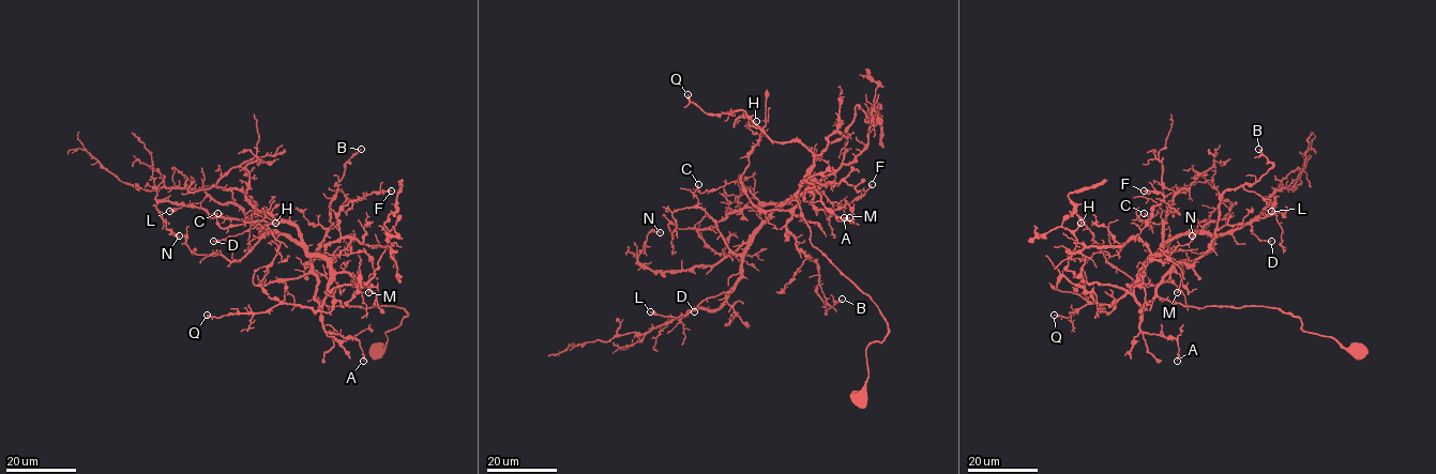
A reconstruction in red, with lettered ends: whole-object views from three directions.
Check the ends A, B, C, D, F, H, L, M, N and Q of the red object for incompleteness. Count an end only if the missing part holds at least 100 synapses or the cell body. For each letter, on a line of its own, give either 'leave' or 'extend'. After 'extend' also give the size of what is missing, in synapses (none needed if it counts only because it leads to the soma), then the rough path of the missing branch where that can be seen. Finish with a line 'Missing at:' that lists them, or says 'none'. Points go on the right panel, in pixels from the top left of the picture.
A: leave
B: leave
C: leave
D: leave
F: leave
H: leave
L: leave
M: leave
N: leave
Q: leave
Missing at: none

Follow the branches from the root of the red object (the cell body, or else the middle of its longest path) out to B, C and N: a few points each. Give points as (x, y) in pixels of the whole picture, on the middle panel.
B: (862, 397), (866, 348), (887, 321), (812, 245), (797, 197), (787, 230), (818, 266), (826, 312), (842, 299)
C: (862, 397), (866, 348), (888, 325), (811, 242), (795, 195), (811, 177), (775, 203), (739, 181), (698, 184)
N: (862, 397), (888, 325), (811, 242), (795, 195), (807, 174), (712, 265), (646, 269), (660, 232)

